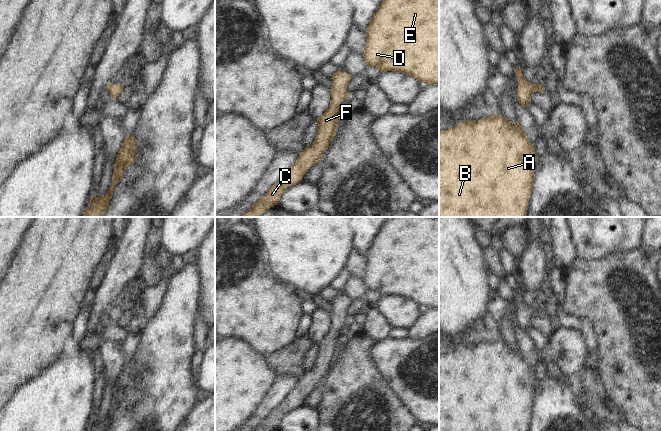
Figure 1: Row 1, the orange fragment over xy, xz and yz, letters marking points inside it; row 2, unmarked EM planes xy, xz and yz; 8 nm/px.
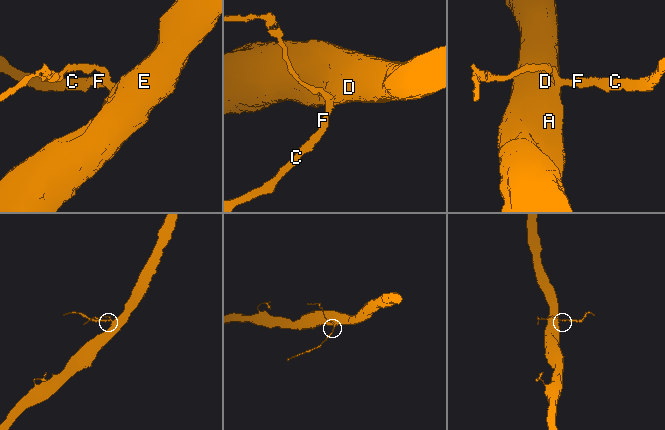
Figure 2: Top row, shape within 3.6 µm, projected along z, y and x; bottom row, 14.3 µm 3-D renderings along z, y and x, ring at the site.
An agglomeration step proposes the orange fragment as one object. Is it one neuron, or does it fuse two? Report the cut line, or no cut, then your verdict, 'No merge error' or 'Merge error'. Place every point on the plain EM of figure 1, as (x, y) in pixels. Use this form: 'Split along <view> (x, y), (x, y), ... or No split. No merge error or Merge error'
No split. No merge error.

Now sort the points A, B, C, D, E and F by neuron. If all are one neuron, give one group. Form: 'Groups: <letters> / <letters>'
Groups: A B C D E F.

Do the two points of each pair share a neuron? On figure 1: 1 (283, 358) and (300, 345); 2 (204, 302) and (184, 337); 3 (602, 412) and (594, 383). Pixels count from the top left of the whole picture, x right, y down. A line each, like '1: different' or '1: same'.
1: same
2: different
3: same

